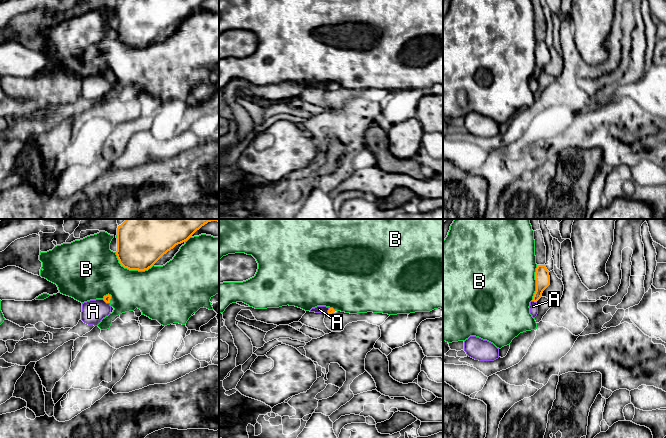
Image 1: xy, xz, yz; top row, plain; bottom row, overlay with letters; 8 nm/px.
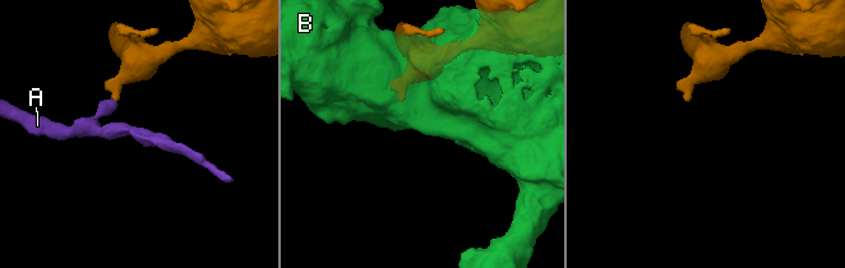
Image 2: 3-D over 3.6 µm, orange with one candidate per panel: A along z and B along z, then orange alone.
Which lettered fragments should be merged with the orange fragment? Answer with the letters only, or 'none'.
none

